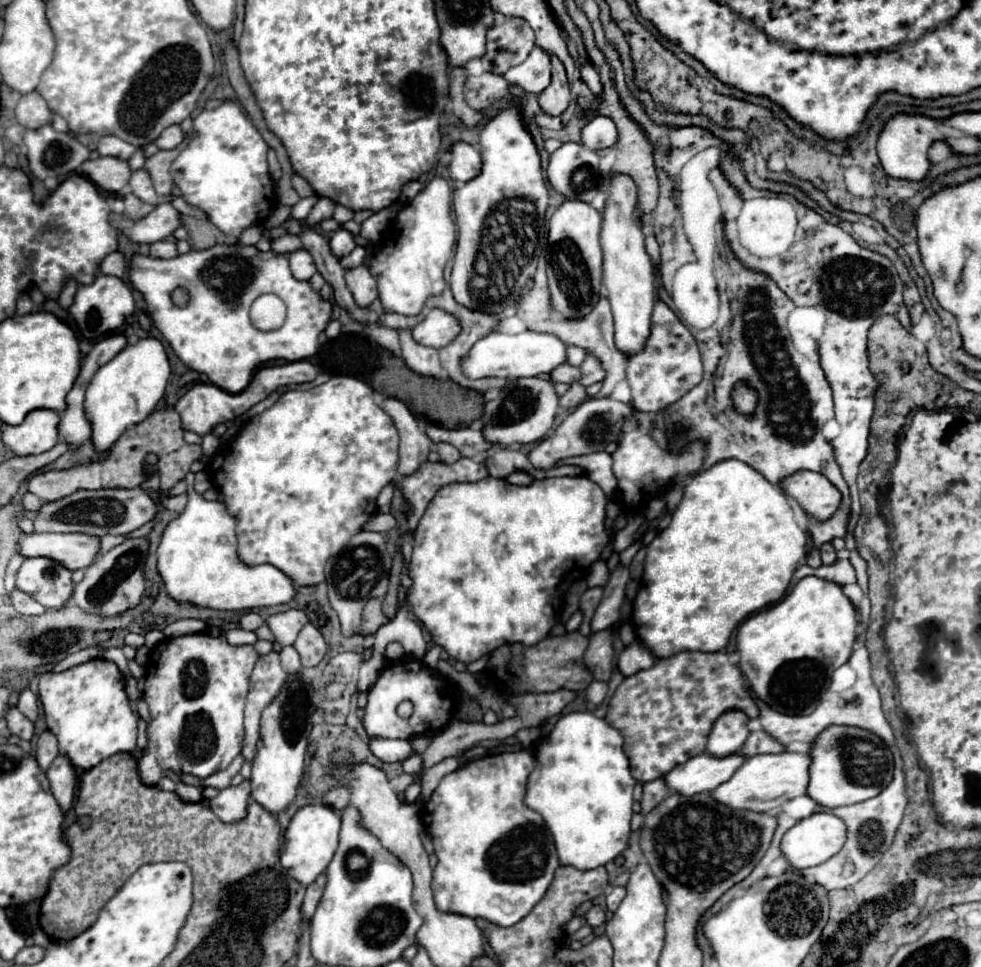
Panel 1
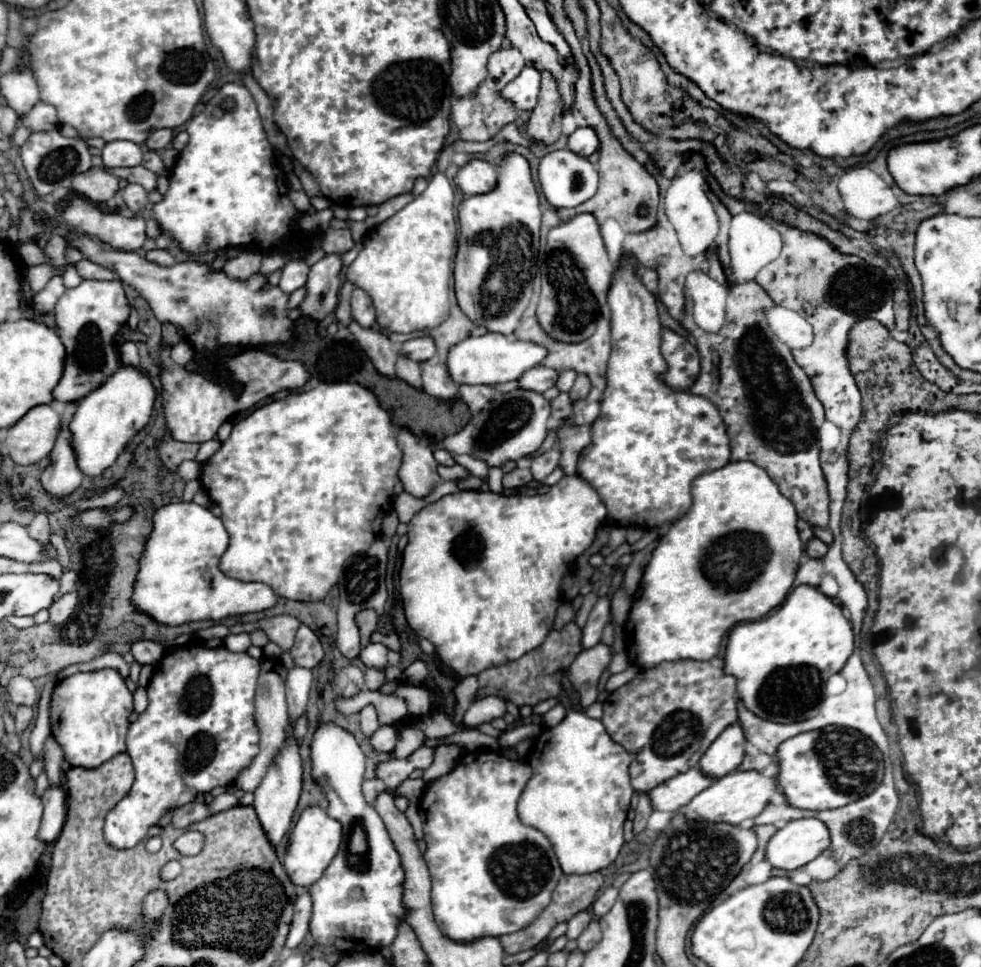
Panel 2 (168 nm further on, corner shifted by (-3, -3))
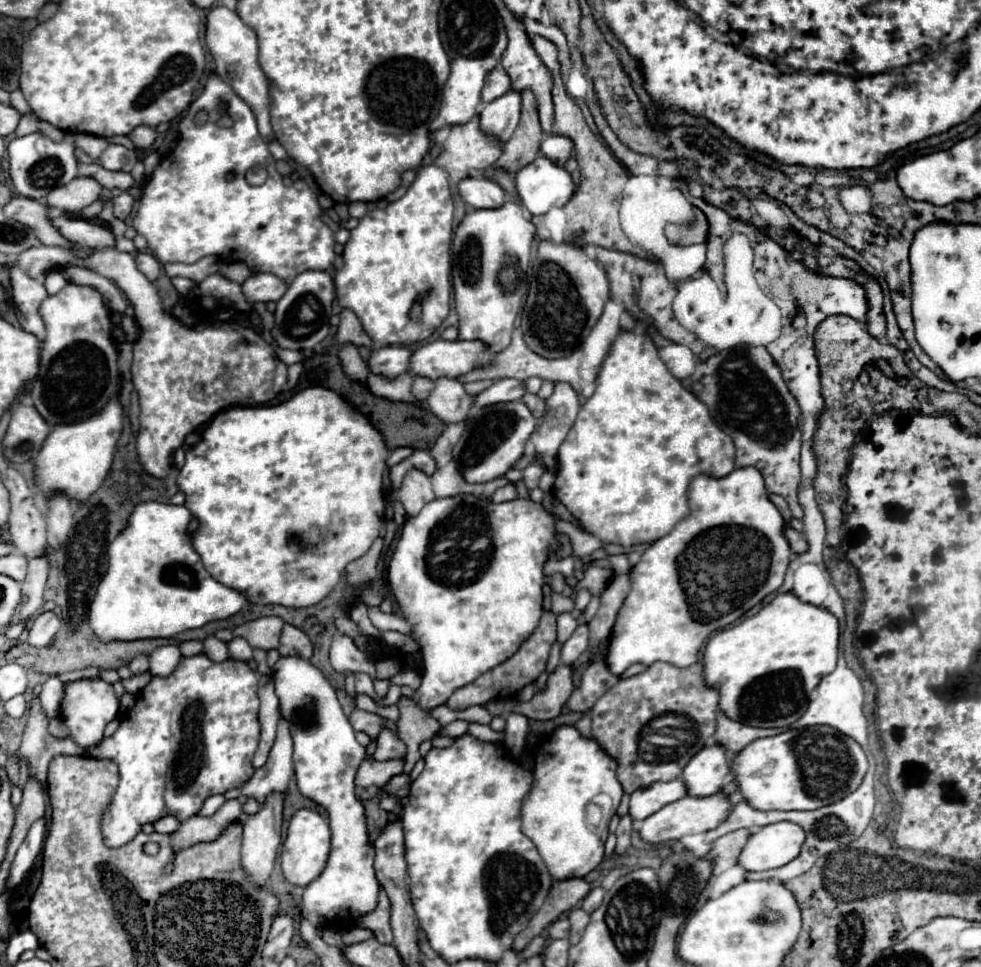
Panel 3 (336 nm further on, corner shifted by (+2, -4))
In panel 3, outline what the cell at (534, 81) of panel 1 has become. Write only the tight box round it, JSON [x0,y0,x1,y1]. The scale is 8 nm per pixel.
[481,90,521,142]

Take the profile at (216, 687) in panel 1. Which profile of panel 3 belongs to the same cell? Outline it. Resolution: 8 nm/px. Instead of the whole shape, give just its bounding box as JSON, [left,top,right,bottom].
[91,654,259,848]

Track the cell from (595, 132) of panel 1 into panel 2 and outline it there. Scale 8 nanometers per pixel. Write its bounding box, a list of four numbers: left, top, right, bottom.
[568,127,600,157]

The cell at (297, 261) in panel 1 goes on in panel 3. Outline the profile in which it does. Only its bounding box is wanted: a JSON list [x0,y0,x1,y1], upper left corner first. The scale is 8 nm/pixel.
[243,274,289,302]

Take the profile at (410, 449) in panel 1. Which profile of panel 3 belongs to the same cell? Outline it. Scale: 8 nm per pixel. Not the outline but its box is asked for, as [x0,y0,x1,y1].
[397,468,435,516]

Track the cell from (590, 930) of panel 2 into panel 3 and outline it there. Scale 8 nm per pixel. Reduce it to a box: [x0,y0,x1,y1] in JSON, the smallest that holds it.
[569,908,589,946]

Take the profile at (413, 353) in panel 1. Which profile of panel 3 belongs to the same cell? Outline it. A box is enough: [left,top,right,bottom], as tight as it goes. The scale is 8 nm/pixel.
[425,378,471,424]

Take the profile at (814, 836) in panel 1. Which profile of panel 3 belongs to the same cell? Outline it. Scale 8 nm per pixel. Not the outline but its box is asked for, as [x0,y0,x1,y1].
[739,822,805,870]

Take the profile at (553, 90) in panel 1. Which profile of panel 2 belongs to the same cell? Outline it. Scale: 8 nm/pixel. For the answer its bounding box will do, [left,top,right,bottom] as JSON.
[526,71,562,145]

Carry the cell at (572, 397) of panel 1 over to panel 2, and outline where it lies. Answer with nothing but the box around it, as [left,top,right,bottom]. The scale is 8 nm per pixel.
[550,393,572,421]

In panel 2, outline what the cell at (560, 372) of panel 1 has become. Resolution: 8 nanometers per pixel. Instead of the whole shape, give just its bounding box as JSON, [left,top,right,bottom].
[518,365,558,393]

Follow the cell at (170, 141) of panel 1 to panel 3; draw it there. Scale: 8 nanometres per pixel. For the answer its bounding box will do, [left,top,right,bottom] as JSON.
[129,126,157,150]

